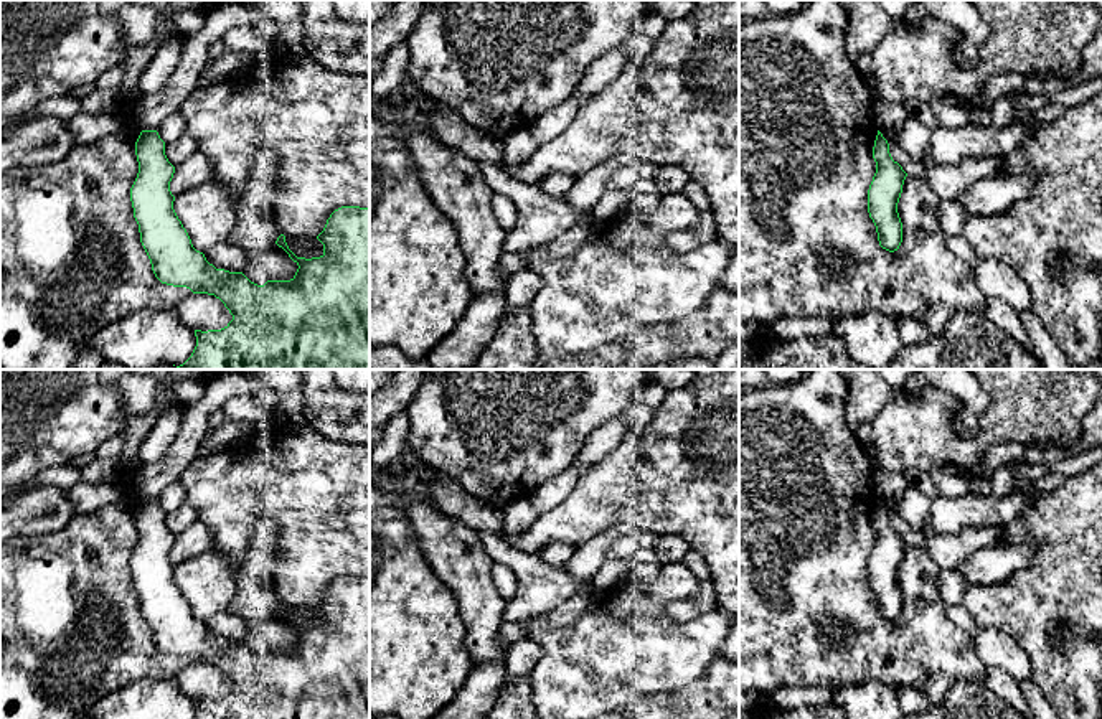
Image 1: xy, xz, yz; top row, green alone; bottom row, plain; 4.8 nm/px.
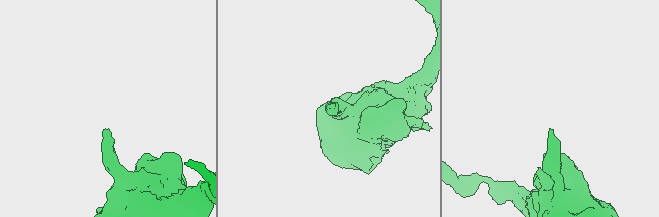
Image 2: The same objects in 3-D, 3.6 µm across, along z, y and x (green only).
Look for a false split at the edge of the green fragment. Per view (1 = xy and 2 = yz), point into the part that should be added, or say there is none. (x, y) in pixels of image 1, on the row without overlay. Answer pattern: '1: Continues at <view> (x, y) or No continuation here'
1: No continuation here
2: No continuation here

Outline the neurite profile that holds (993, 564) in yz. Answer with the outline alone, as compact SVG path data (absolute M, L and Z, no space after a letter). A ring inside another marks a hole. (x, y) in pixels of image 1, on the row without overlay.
M1003 538L975 551L958 567L968 585L996 585L1028 567L1034 557L1033 544L1011 544Z

